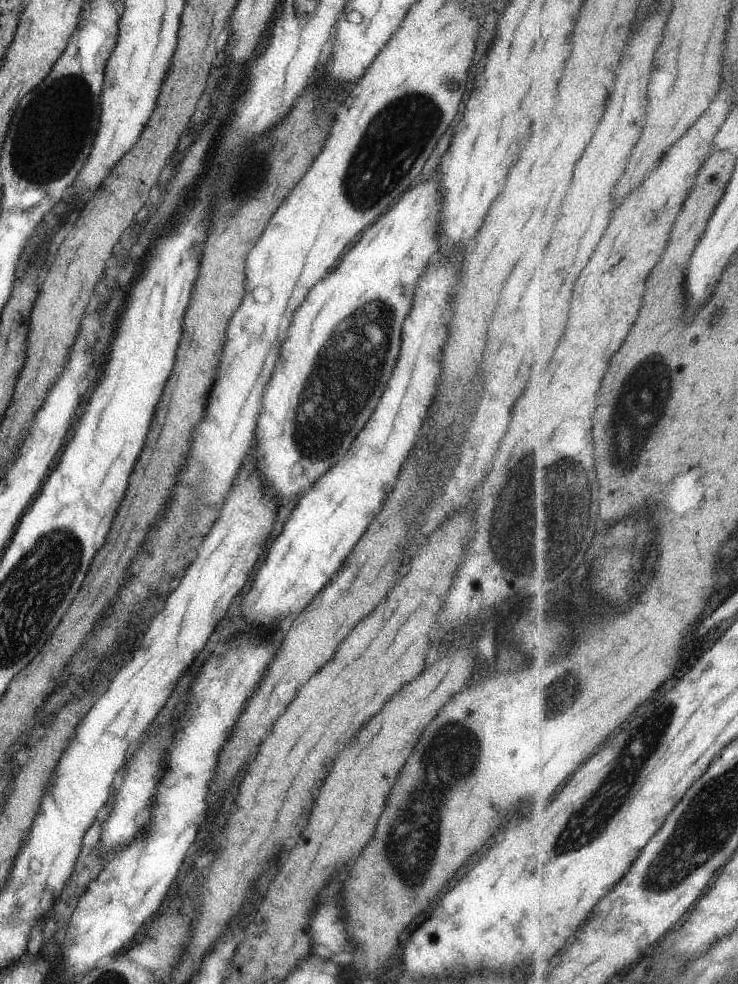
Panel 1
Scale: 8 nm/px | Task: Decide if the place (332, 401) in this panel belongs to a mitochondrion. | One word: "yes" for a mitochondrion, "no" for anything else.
yes

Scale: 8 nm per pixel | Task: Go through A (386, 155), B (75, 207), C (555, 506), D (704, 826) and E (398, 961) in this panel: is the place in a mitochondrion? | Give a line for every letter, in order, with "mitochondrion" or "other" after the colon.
A: mitochondrion
B: other
C: mitochondrion
D: mitochondrion
E: other

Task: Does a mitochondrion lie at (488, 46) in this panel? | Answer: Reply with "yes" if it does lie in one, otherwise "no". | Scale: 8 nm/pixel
no

